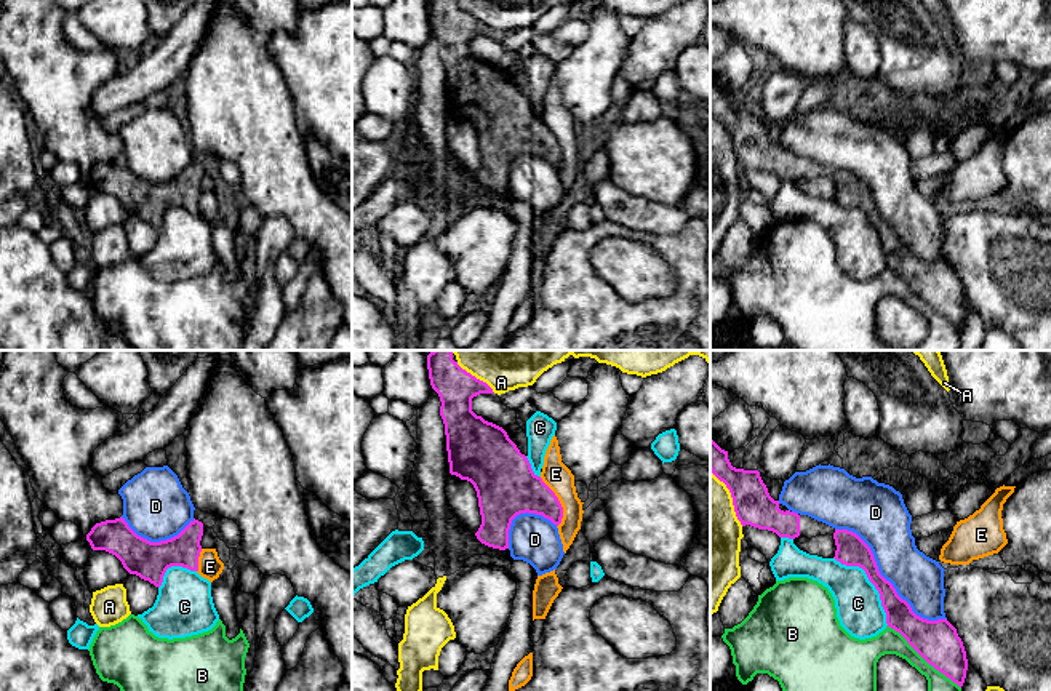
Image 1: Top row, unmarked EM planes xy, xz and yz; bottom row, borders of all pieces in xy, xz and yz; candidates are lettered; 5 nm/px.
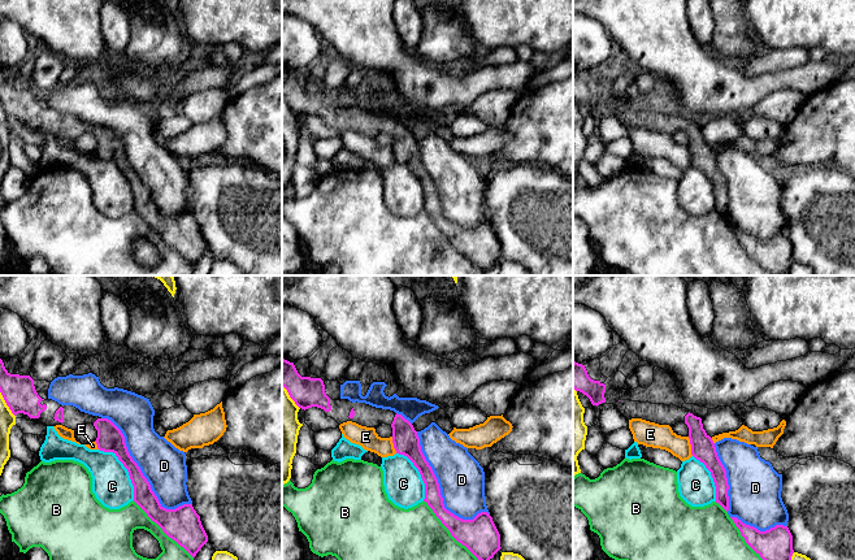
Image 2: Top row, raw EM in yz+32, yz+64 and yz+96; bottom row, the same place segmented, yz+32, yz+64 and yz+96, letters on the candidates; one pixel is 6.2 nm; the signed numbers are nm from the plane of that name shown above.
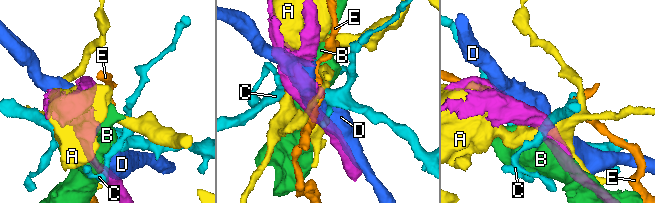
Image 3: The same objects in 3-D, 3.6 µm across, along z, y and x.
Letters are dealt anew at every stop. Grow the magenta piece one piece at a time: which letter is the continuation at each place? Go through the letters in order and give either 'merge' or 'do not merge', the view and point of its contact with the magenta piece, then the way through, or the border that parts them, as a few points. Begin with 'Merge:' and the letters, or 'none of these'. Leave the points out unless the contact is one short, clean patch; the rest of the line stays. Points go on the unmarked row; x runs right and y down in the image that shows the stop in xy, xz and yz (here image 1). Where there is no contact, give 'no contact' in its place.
Merge: none of these
A: do not merge; meets magenta in xz at (474, 18)
B: do not merge; meets magenta in yz at (923, 299)
C: do not merge; meets magenta in yz at (871, 223)
D: do not merge; meets magenta in yz at (885, 221)
E: do not merge; meets magenta in xz at (559, 144); border along xz (539, 119), (562, 149), (562, 163), (557, 168)

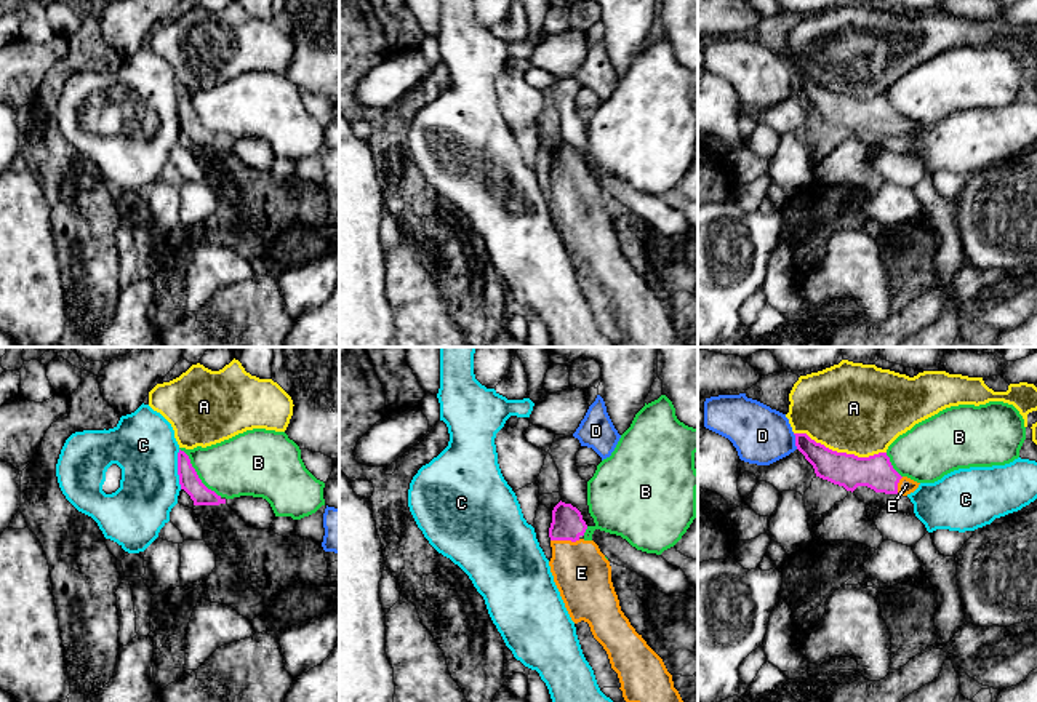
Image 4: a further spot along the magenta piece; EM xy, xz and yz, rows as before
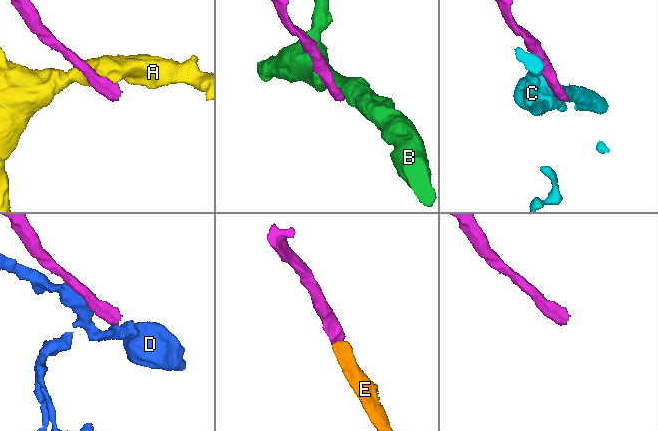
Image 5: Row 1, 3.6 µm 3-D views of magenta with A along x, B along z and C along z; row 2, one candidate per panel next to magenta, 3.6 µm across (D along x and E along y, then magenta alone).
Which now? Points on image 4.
Merge: E
A: do not merge; meets magenta in yz at (840, 95)
B: do not merge; meets magenta in xy at (197, 117); border along xy (180, 90), (188, 98), (197, 119), (221, 138)
C: do not merge; meets magenta in xy at (178, 111); border along xy (178, 91), (178, 125), (181, 130)
D: do not merge; meets magenta in yz at (796, 83)
E: merge; meets magenta in xz at (565, 181); runs through xz (567, 165), (565, 181), (567, 191), (581, 215)

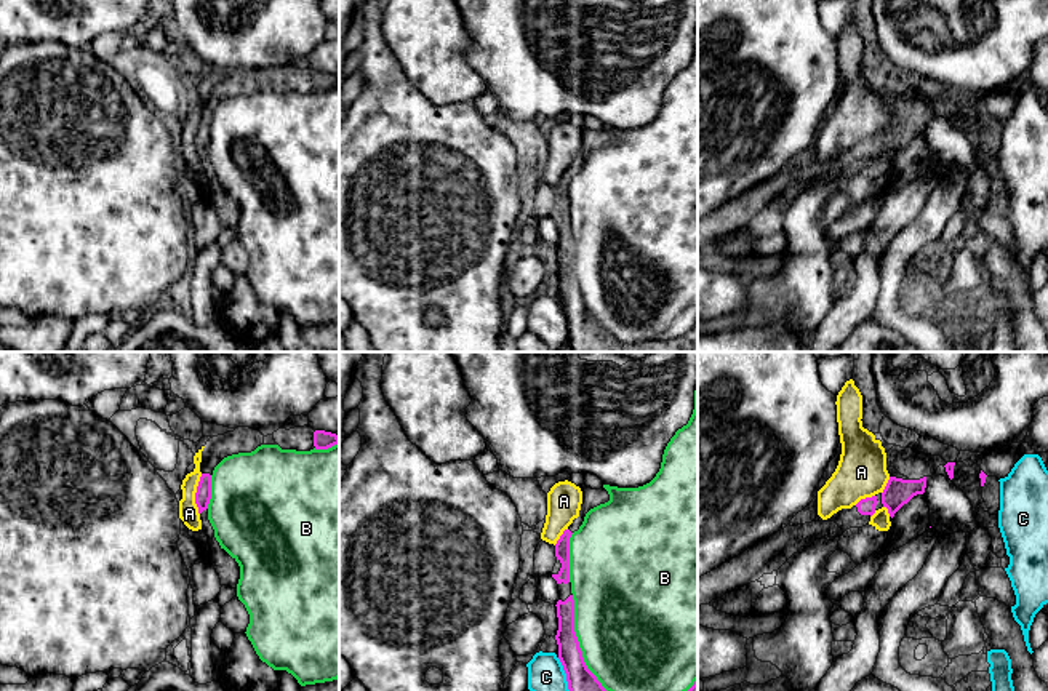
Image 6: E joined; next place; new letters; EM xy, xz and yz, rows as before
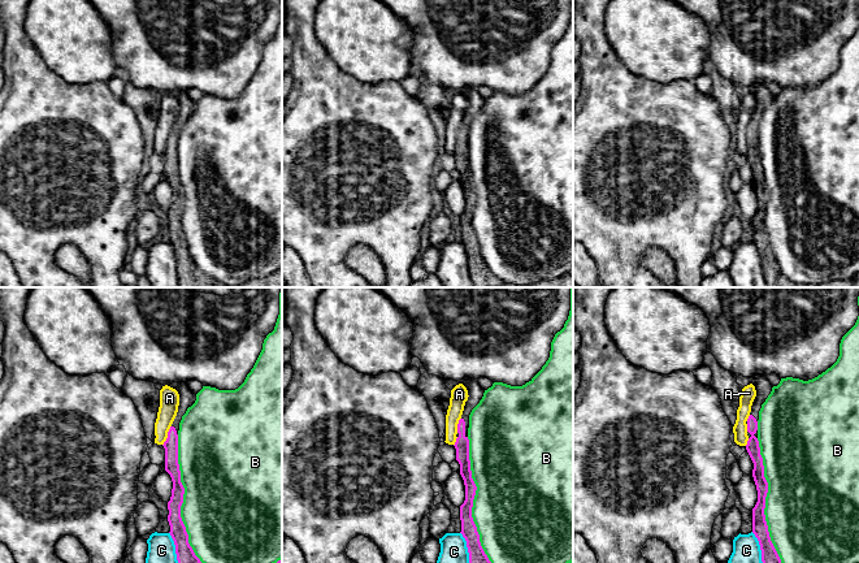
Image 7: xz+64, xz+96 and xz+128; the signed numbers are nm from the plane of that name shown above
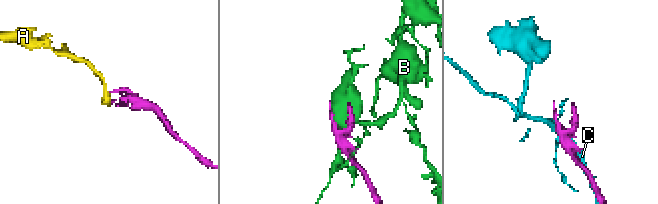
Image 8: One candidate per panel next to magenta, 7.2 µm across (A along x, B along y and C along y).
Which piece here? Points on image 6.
Merge: none of these
A: do not merge; meets magenta in xy at (196, 136); border along xy (202, 115), (196, 135), (199, 155)
B: do not merge; meets magenta in xz at (578, 285)
C: do not merge; meets magenta in xz at (568, 325)

